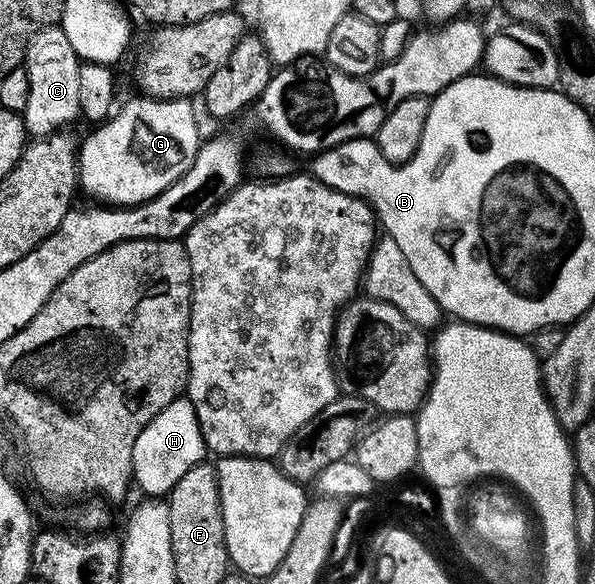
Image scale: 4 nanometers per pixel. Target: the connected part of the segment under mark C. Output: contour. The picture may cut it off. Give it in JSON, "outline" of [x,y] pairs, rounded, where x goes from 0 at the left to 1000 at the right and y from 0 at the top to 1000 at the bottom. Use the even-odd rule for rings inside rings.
{"outline":[[[103,46],[67,50],[44,80],[40,106],[50,154],[40,192],[44,224],[52,236],[81,235],[109,223],[124,205],[133,205],[133,127],[134,103]]]}

